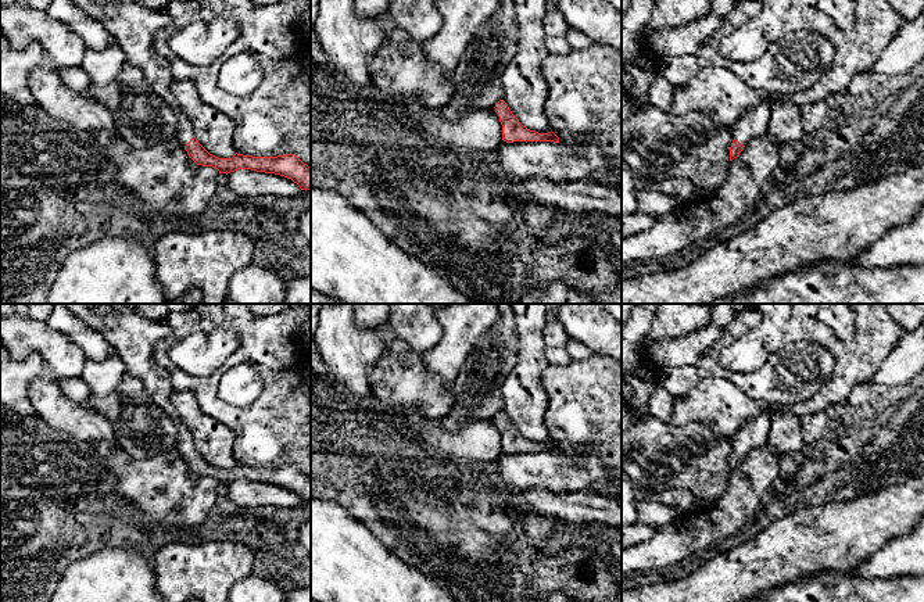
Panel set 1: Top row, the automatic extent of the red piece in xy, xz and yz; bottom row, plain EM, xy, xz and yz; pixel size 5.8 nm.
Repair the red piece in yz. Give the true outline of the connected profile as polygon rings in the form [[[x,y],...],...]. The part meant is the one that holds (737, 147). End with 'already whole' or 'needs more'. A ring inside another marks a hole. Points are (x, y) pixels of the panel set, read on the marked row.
[[[763,100],[737,122],[733,130],[734,140],[730,147],[730,161],[737,158],[751,140],[769,133],[770,105],[767,100]]] | needs more

